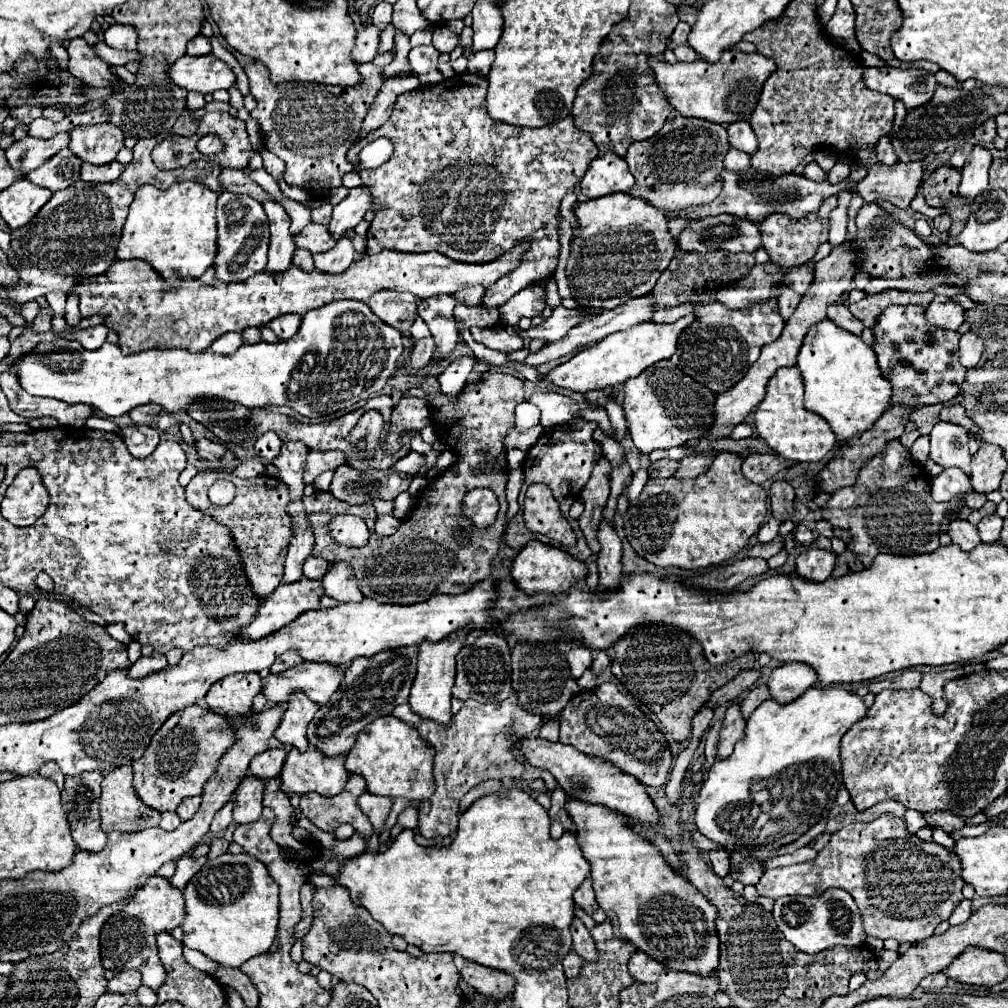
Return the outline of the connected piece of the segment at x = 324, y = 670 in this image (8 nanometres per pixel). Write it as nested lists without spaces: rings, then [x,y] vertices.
[[[304,661],[280,675],[268,675],[262,679],[262,695],[268,705],[286,703],[288,697],[296,691],[304,691],[306,697],[318,705],[324,705],[332,693],[340,687],[344,671],[332,665],[320,665]]]

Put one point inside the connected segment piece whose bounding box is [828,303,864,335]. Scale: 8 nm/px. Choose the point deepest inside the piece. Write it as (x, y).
(840, 314)

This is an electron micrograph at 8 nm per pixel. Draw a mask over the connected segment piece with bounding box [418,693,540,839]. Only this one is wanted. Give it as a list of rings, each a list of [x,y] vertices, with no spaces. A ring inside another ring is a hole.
[[[510,693],[500,705],[494,703],[478,703],[474,699],[464,701],[464,707],[458,715],[452,717],[450,725],[438,727],[434,721],[424,719],[418,725],[420,737],[436,749],[434,755],[434,779],[436,791],[432,797],[420,803],[420,817],[418,817],[418,831],[422,837],[448,837],[458,829],[458,799],[464,793],[476,787],[486,779],[516,779],[524,773],[524,763],[512,757],[512,747],[518,737],[528,737],[540,725],[540,717],[526,713],[520,709],[518,699]],[[512,733],[512,735],[510,735]]]

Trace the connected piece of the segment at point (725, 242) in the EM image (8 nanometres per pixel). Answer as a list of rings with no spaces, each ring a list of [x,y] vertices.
[[[718,215],[700,221],[690,221],[676,239],[680,251],[706,253],[714,249],[726,249],[730,253],[754,253],[760,243],[758,225],[738,217]]]

